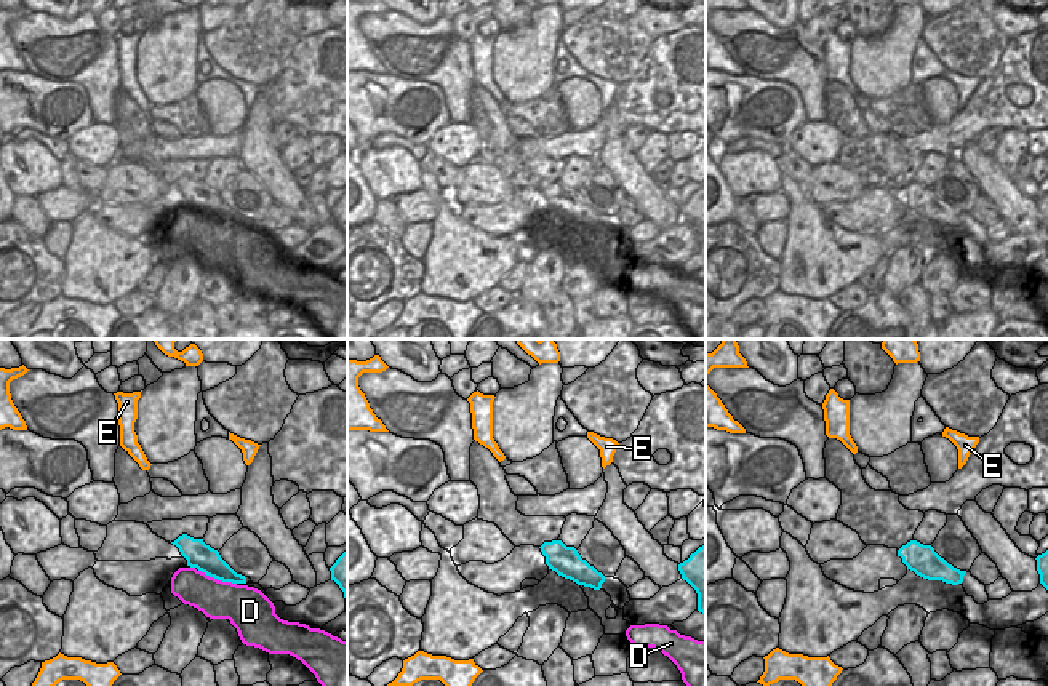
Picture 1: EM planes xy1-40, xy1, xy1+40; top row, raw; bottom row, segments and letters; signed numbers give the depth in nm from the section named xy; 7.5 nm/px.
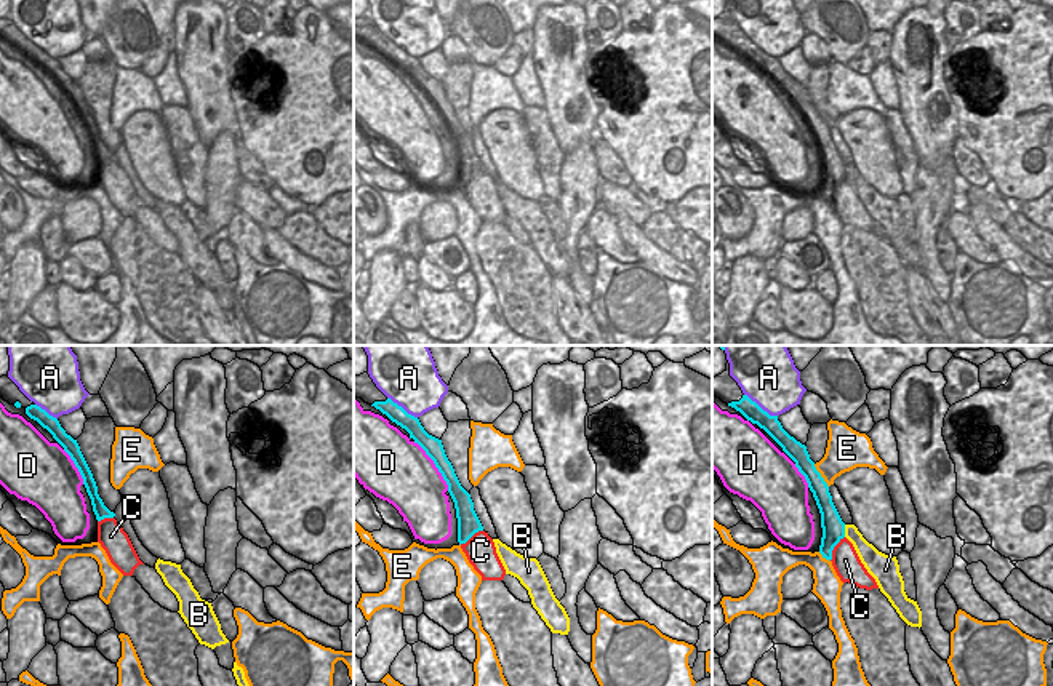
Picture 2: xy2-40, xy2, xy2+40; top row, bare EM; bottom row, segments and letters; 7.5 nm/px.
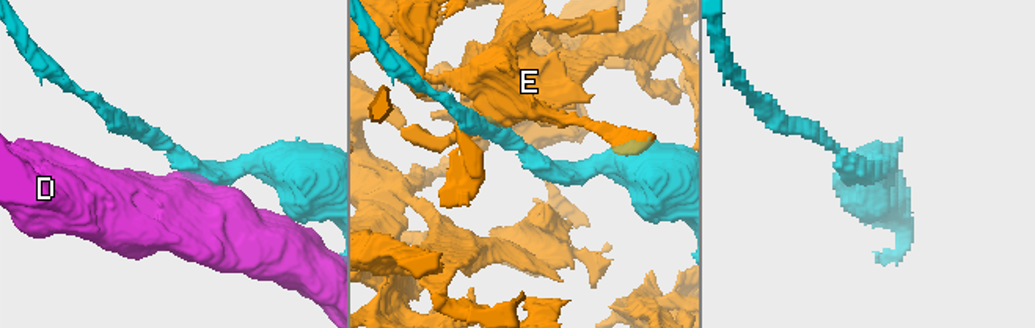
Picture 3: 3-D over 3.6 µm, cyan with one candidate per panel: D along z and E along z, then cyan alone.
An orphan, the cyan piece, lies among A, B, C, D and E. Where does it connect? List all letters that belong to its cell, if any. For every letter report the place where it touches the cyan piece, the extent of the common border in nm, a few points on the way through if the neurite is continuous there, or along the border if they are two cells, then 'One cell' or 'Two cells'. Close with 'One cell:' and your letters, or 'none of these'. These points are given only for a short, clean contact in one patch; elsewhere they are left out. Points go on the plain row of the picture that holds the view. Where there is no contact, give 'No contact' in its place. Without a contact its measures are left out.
A: Touches cyan at xy2+40 (759, 48). Shared border 300 nm. Two cells
B: Touches cyan at xy2+40 (844, 173). Shared border 100 nm. One cell
C: Touches cyan at xy2+40 (832, 191). Shared border 220 nm. Boundary: xy2+40 (844, 178), (834, 189), (829, 202). Two cells
D: Touches cyan at xy2 (436, 107). Shared border 460 nm. Two cells
E: Touches cyan at xy2+40 (820, 117). Shared border 220 nm. Two cells
One cell: B

